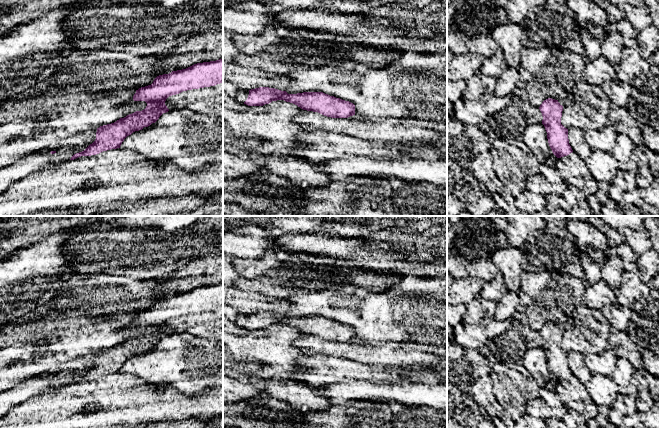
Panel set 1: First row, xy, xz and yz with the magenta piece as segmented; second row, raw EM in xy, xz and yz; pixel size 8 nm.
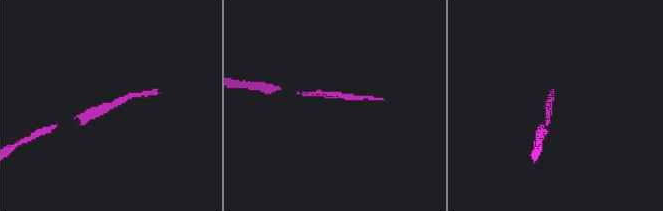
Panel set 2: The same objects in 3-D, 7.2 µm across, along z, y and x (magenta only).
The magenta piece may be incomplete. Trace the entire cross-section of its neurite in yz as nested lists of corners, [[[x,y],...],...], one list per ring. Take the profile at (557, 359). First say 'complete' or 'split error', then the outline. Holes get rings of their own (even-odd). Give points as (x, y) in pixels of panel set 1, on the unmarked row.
complete; [[[548,322],[539,331],[543,344],[542,348],[547,356],[547,363],[553,378],[557,382],[573,376],[568,363],[568,353],[561,348],[563,330],[558,324]]]

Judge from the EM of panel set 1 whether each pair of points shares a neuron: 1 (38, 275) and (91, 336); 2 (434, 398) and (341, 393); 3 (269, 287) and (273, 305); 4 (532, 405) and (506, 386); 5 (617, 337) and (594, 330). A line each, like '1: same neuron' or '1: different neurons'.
1: different neurons
2: same neuron
3: different neurons
4: different neurons
5: different neurons

